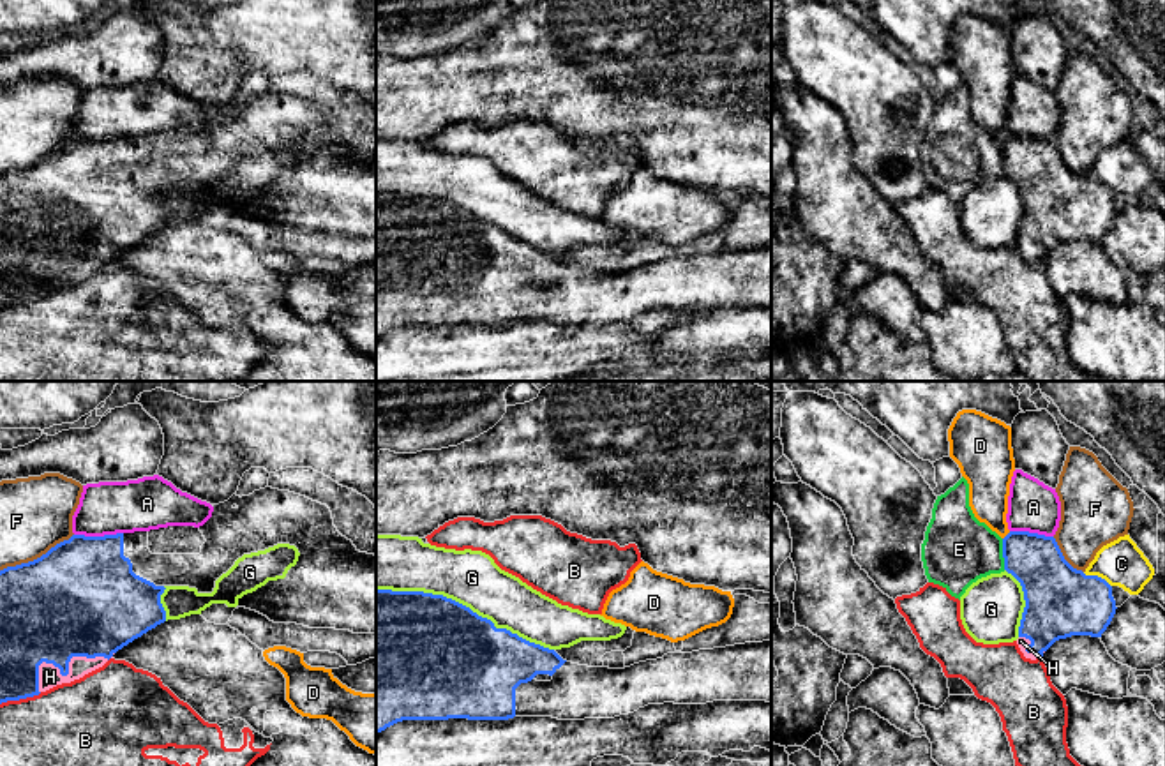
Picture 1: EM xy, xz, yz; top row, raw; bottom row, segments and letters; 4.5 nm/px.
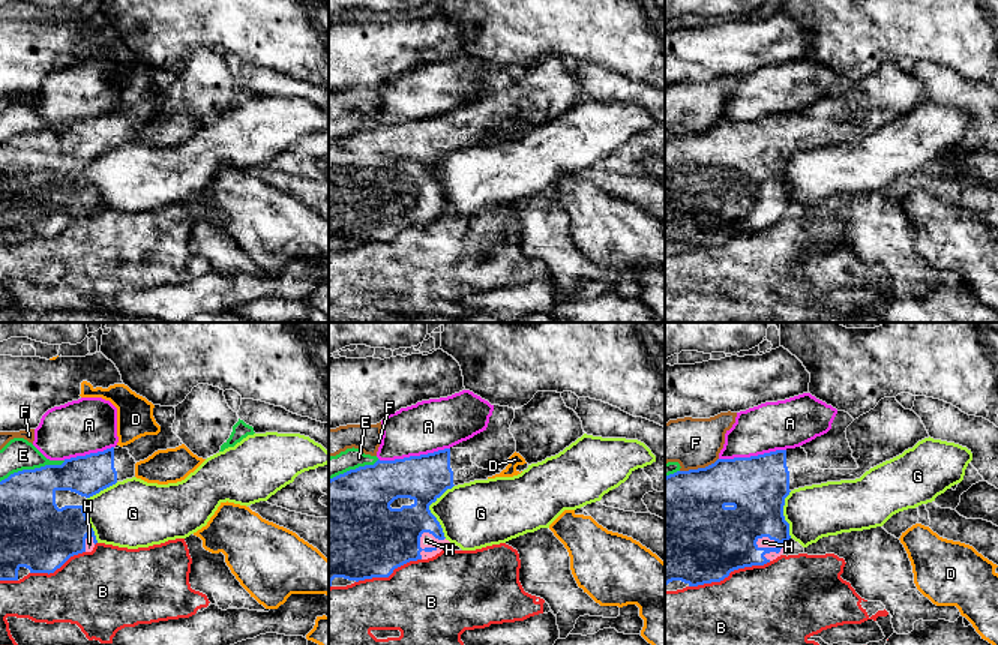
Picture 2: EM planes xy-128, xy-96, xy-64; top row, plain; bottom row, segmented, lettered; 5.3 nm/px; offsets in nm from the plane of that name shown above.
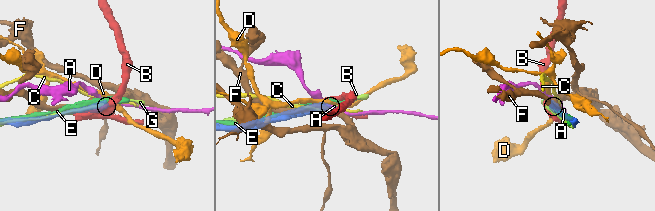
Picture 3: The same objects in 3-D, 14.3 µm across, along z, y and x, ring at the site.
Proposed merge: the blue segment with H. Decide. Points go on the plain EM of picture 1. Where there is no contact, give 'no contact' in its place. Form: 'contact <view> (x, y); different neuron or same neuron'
contact xy (67, 276); same neuron

